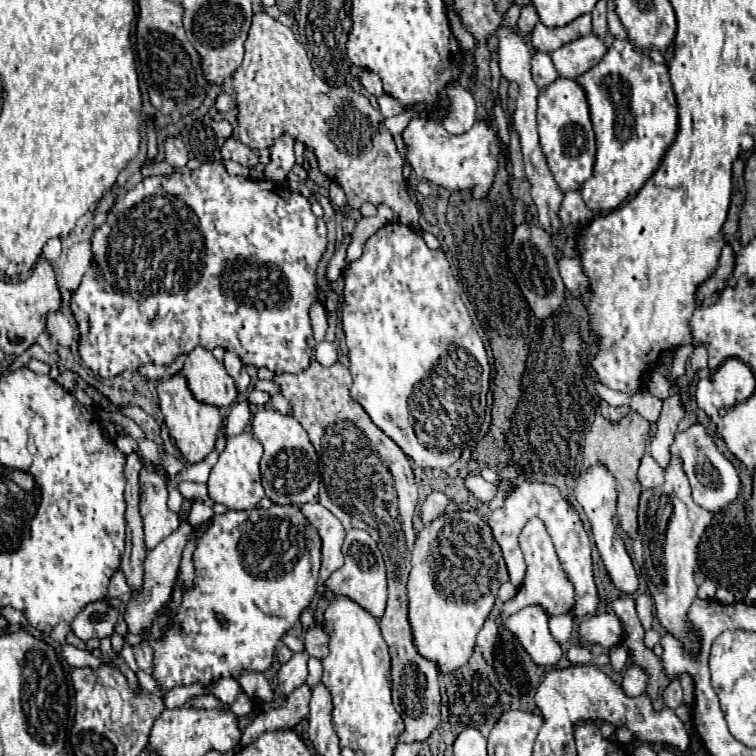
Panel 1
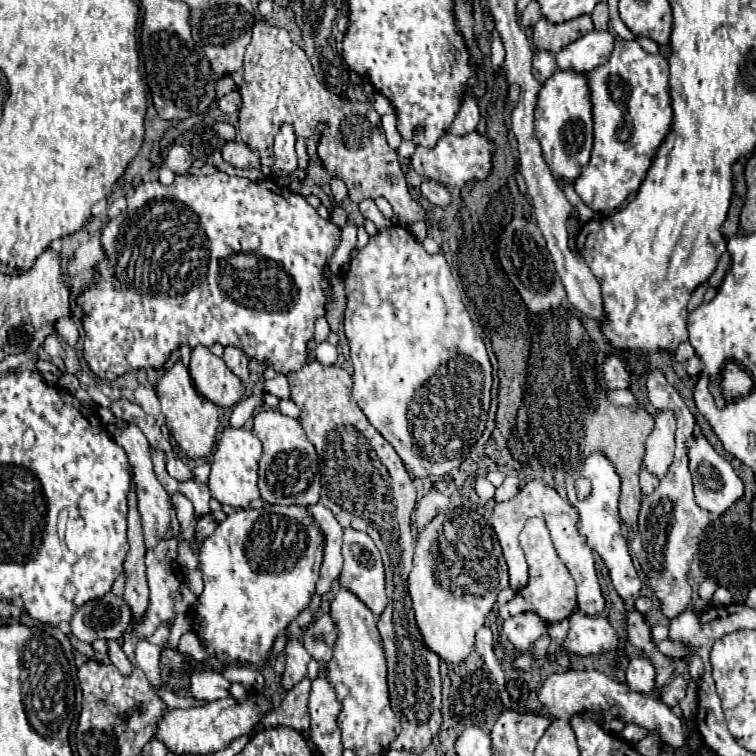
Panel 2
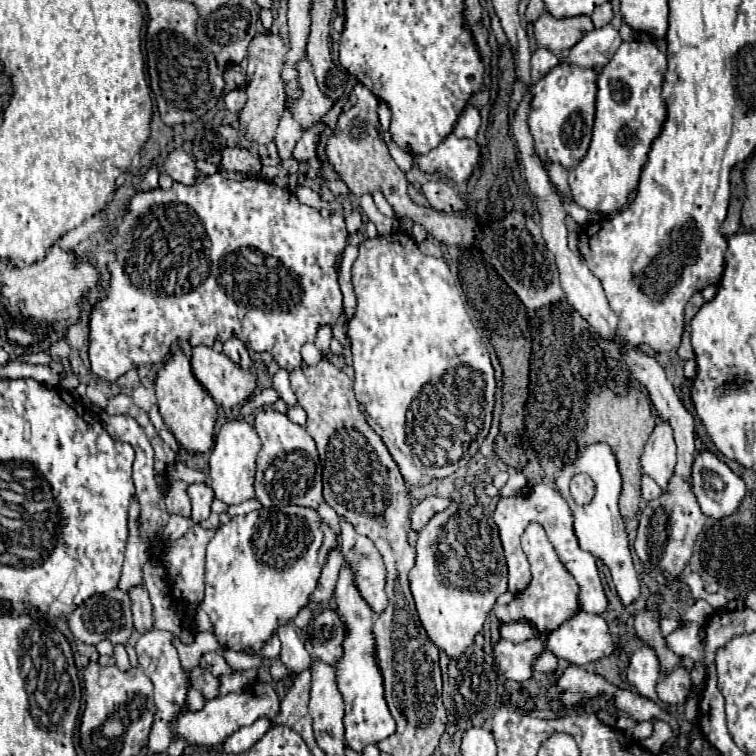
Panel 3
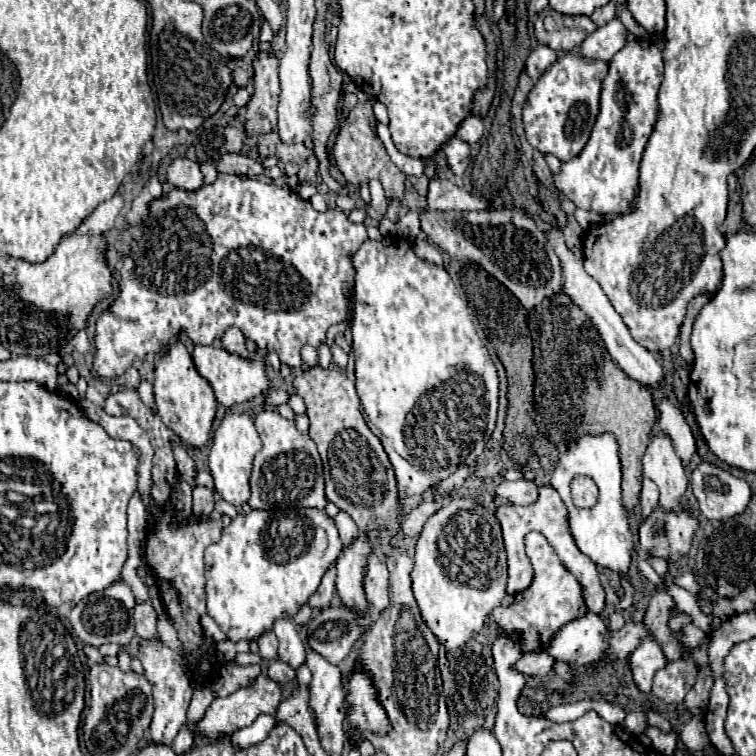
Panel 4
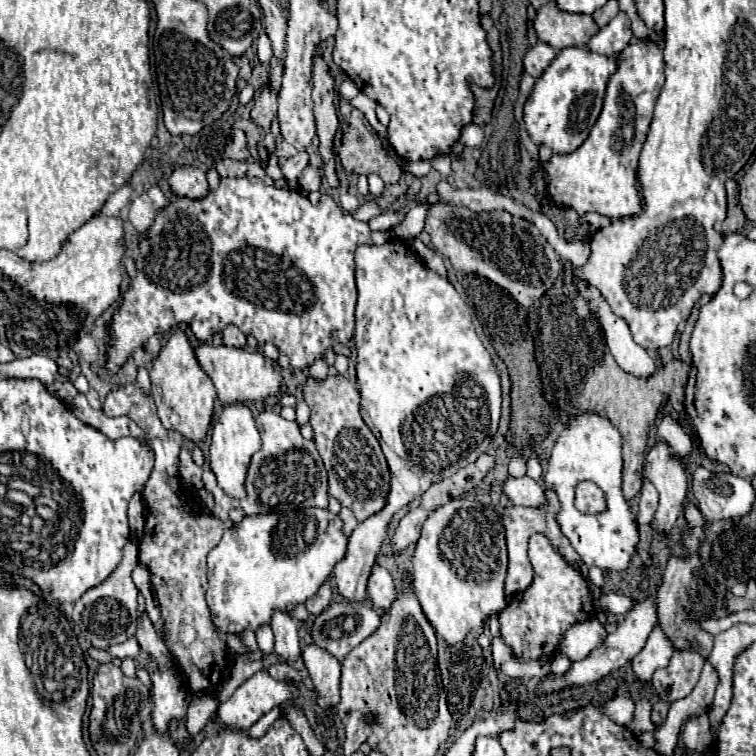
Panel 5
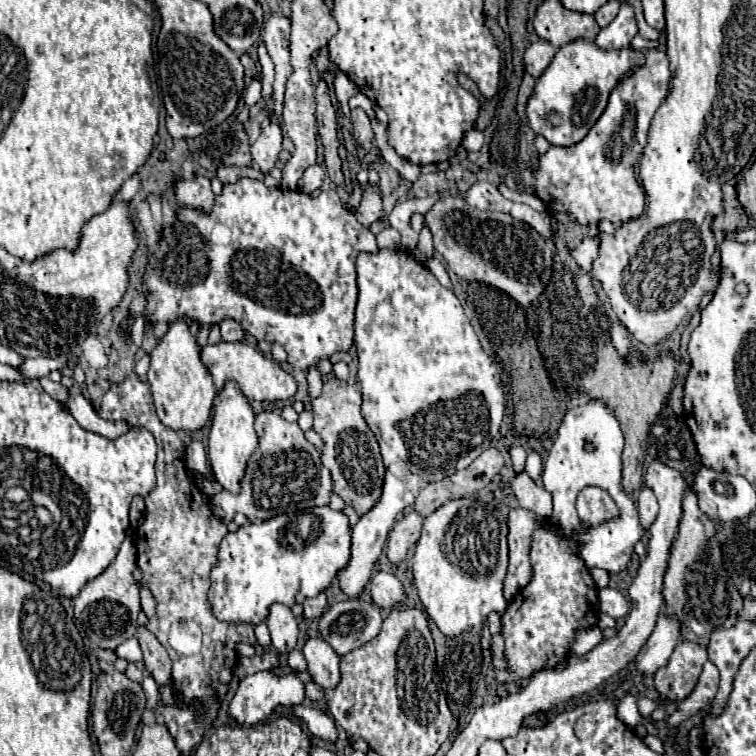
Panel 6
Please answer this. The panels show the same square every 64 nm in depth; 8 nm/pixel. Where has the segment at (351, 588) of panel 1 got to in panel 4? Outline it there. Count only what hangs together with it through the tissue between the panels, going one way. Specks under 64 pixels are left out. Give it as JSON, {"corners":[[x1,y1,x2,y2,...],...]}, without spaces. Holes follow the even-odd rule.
{"corners":[[338,512,338,516,334,518,336,520,336,526,340,530,340,538,344,542,344,546,348,546,352,542,354,536,358,536,358,526,356,522,346,514,346,512],[374,554,368,558,364,590,366,590,368,602,374,606,376,612,382,612,384,608,388,608,388,568]]}

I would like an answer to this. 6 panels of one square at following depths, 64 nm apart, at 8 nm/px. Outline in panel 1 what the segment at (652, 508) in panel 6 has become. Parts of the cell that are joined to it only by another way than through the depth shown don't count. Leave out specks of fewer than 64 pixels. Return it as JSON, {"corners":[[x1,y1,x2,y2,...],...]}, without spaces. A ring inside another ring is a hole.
{"corners":[[648,452,642,458,642,464,638,468,638,480,642,488,656,488,664,482,664,470,648,456]]}

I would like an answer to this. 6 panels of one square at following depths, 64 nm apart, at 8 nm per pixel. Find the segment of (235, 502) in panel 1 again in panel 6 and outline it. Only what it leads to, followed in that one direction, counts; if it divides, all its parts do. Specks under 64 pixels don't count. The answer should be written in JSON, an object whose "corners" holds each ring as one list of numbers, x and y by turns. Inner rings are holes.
{"corners":[[230,380,226,382,214,398,214,416,212,416,212,428,208,434,208,458,212,472,216,480,230,492,238,492,238,482,244,476,244,468,252,452,256,450,258,436,254,432,254,410,250,400,242,394,238,382]]}

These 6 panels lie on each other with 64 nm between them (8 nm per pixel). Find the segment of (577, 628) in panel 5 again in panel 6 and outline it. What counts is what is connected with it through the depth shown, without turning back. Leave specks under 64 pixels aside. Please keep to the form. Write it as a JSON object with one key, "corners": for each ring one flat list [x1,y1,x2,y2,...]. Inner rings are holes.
{"corners":[[588,628,588,632,580,632,580,636,576,636,576,644,572,644,572,656,582,656,584,652,590,652,592,648,596,648,602,642,602,630,596,628]]}

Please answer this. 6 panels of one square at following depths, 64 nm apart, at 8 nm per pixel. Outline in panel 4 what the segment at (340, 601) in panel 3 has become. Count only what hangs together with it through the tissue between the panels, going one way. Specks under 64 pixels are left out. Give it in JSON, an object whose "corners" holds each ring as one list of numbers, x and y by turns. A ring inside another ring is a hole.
{"corners":[[360,532,348,548,342,550,342,556,336,560,336,590,342,598,344,606,356,608,356,610,368,610,366,594,364,594,364,574,366,574,366,562,372,554,374,544,364,532],[354,672,346,680,346,688,346,702,350,704,350,724,360,730,370,730,378,734,388,732,390,724,386,712,380,708,380,702,376,700,376,688,372,688,370,676,366,672]]}

